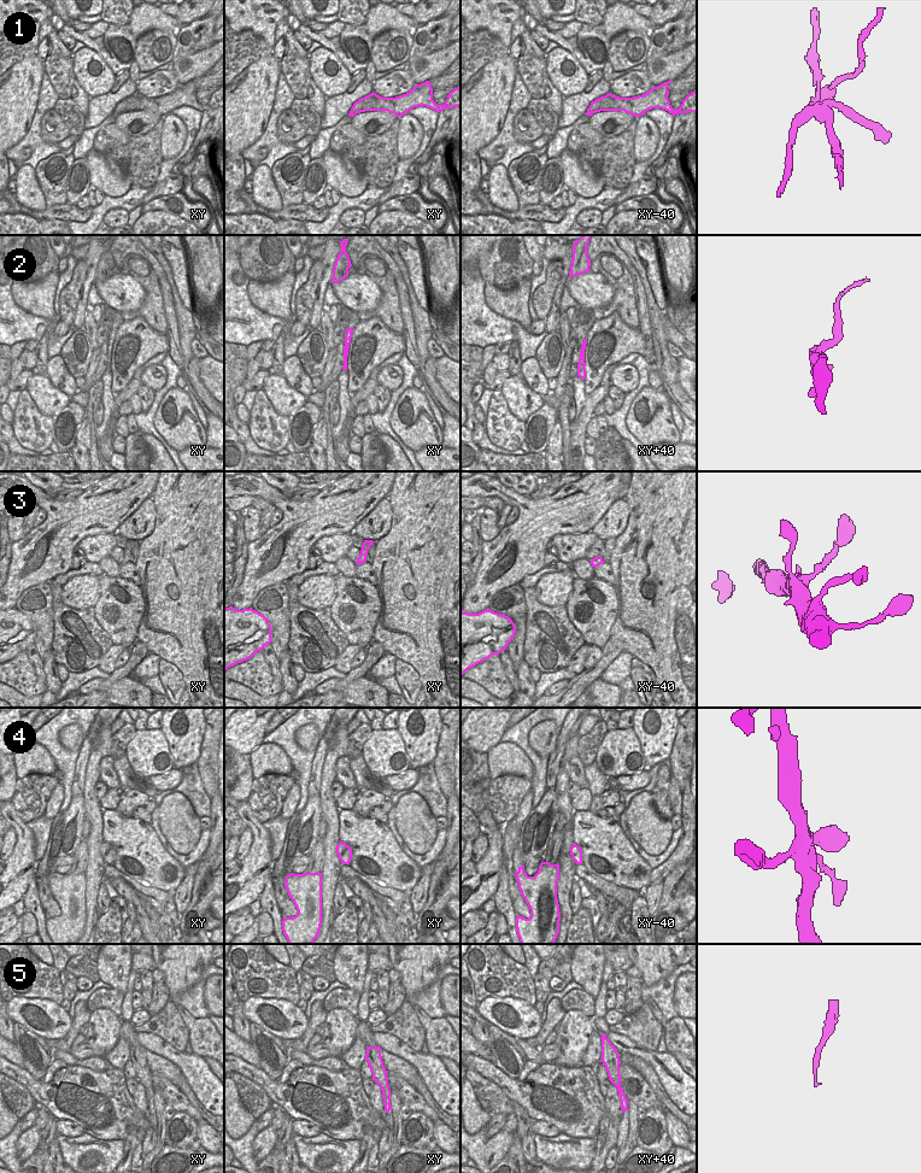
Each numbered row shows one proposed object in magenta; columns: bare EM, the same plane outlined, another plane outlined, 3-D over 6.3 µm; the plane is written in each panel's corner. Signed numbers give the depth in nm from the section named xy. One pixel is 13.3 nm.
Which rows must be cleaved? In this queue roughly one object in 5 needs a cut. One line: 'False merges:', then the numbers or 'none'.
False merges: 1, 5

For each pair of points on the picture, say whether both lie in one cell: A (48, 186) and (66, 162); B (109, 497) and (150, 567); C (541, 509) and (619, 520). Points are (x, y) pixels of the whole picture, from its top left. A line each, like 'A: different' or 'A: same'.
A: same
B: different
C: different

